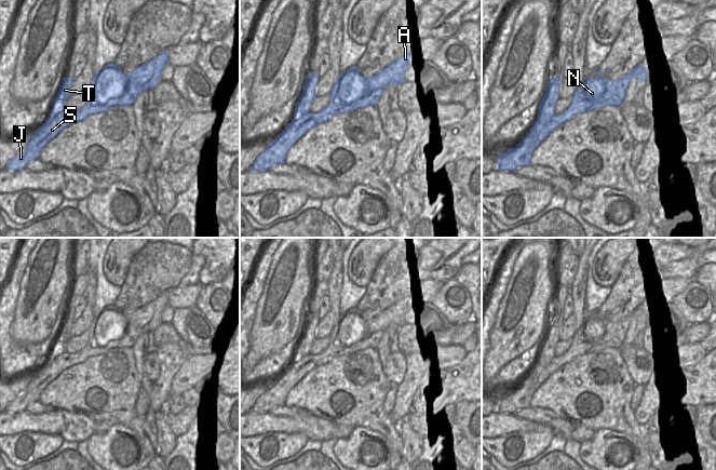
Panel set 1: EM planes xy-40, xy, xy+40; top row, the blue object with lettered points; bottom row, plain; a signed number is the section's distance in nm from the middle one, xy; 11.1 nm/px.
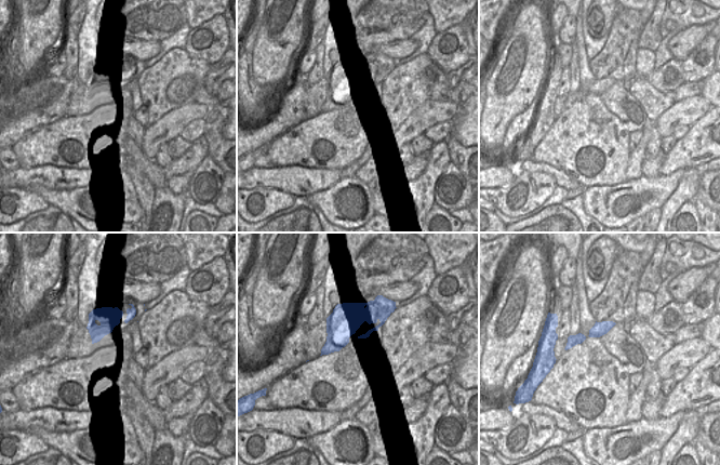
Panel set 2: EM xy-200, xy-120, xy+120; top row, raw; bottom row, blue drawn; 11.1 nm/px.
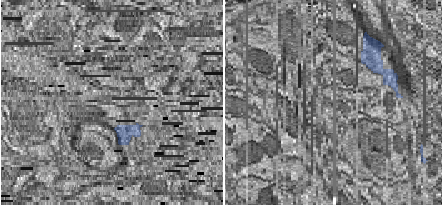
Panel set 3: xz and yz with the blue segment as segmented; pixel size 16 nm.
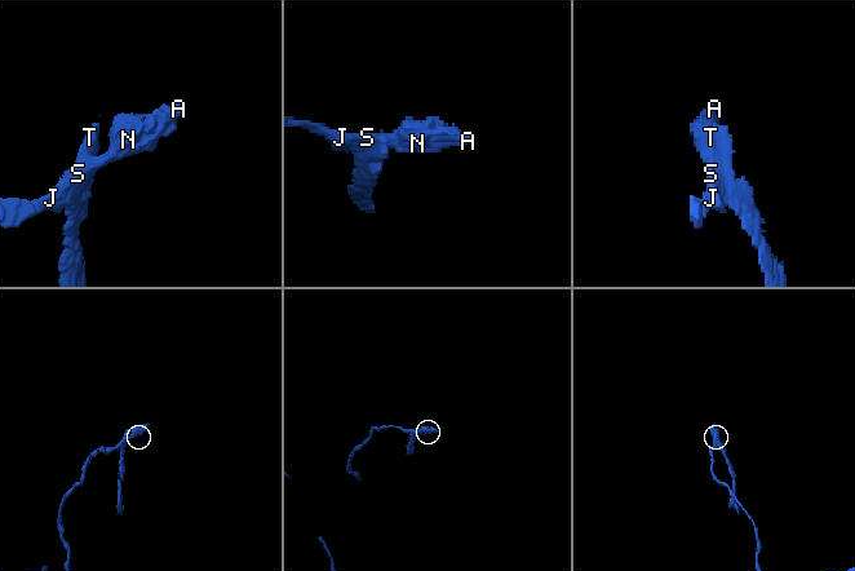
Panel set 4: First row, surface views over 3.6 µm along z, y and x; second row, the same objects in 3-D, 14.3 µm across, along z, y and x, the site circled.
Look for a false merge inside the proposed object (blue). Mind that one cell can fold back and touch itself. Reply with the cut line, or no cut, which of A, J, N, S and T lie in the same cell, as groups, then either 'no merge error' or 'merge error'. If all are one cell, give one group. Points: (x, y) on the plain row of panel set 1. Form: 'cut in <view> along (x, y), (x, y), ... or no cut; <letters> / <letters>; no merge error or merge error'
cut in xy+40 along (538, 383), (531, 388), (524, 402), (517, 408); A J N S / T; merge error

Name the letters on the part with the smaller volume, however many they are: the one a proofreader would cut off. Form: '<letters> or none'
T

